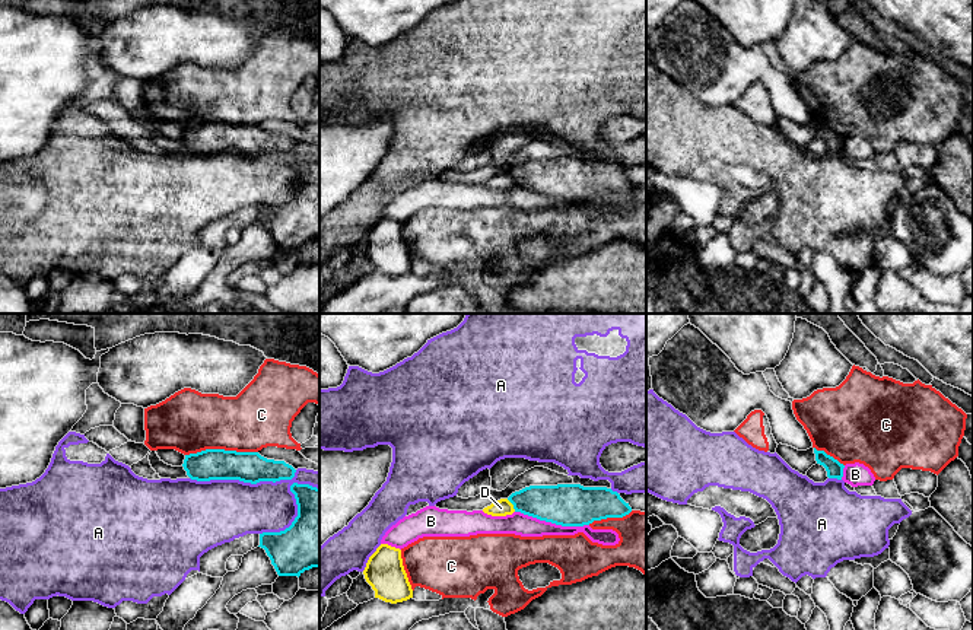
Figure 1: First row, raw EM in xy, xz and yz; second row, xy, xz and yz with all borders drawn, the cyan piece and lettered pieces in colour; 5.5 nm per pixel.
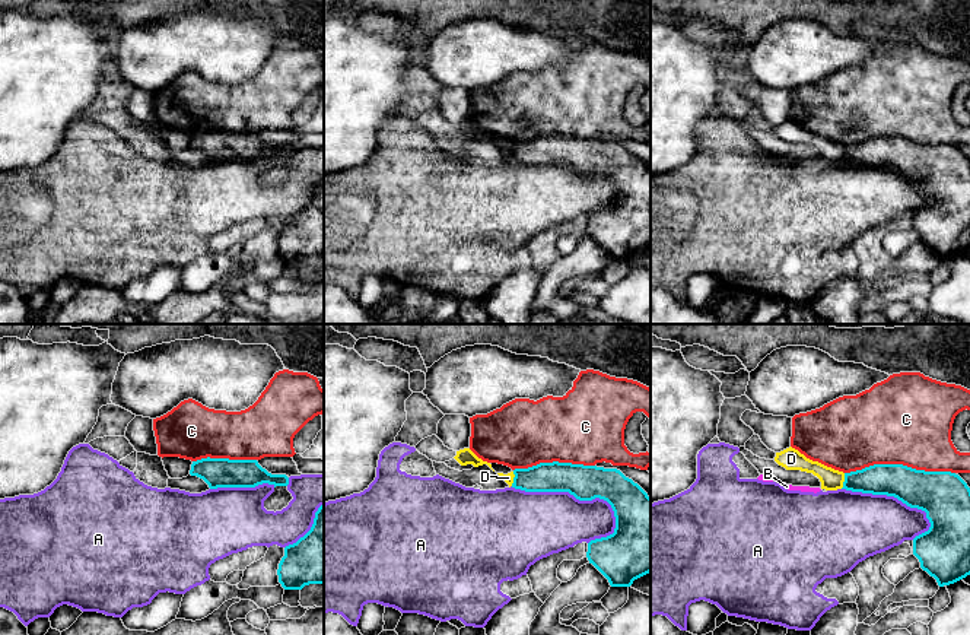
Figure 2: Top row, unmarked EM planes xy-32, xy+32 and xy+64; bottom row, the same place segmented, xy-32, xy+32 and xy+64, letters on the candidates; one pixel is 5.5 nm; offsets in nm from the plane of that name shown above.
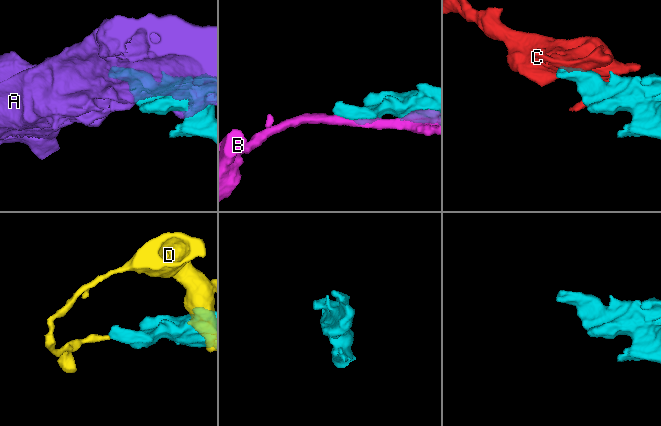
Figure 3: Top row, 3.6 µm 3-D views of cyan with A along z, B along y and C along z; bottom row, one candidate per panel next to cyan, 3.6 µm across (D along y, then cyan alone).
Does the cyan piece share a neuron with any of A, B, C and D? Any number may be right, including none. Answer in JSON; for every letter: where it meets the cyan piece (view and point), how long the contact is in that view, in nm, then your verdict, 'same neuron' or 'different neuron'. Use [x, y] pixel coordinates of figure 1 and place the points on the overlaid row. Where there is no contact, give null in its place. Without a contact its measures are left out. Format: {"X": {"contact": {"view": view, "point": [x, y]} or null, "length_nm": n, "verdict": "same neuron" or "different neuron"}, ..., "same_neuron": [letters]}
{"A": {"contact": {"view": "xy", "point": [244, 481]}, "length_nm": 600, "verdict": "different neuron"}, "B": {"contact": {"view": "xz", "point": [552, 522]}, "length_nm": 420, "verdict": "different neuron"}, "C": {"contact": {"view": "xy", "point": [221, 449]}, "length_nm": 400, "verdict": "different neuron"}, "D": {"contact": {"view": "xz", "point": [512, 503]}, "length_nm": 90, "verdict": "different neuron"}, "same_neuron": []}

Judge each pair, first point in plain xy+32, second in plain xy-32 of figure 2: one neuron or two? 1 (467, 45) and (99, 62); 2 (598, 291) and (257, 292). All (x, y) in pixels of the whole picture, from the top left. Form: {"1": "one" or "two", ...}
{"1": "two", "2": "two"}

